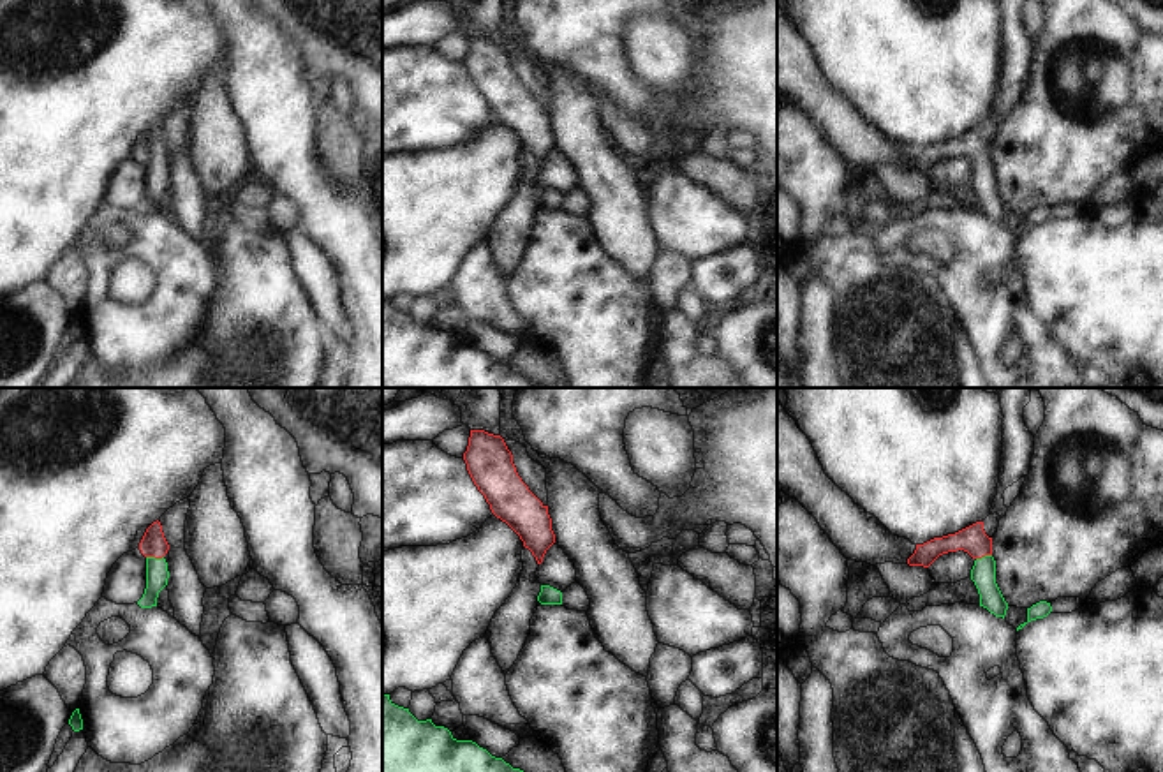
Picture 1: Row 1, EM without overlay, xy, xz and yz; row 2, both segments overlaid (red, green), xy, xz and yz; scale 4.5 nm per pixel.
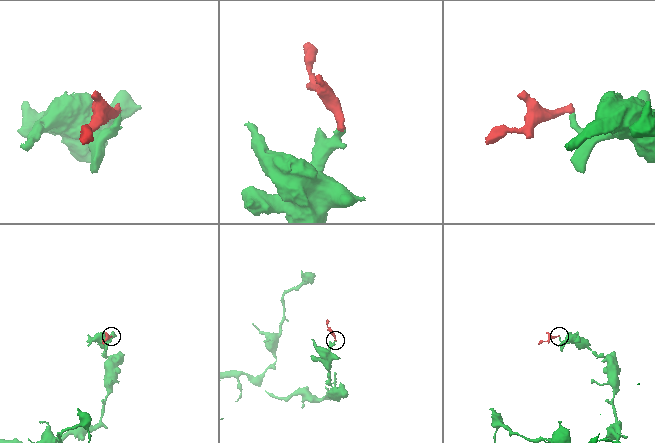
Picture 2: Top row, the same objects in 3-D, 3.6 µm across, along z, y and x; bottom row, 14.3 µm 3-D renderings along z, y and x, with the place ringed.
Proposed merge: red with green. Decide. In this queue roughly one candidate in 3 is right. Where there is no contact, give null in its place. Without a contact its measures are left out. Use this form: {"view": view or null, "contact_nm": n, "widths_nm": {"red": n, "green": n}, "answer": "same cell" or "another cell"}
{"view": "xy", "contact_nm": 80, "widths_nm": {"red": 120, "green": 100}, "answer": "same cell"}

